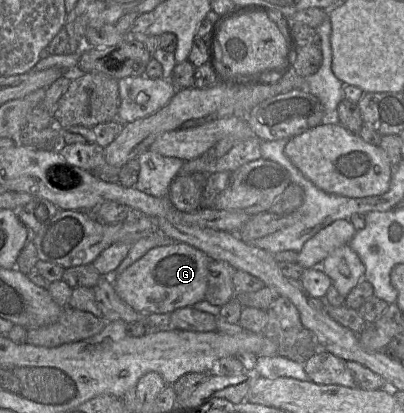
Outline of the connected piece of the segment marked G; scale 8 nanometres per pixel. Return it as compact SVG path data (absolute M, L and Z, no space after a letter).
M182 242L150 249L113 279L117 295L136 312L170 314L205 299L211 258Z

